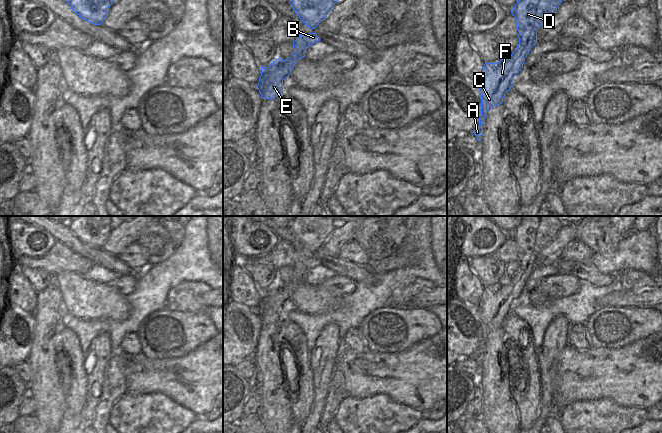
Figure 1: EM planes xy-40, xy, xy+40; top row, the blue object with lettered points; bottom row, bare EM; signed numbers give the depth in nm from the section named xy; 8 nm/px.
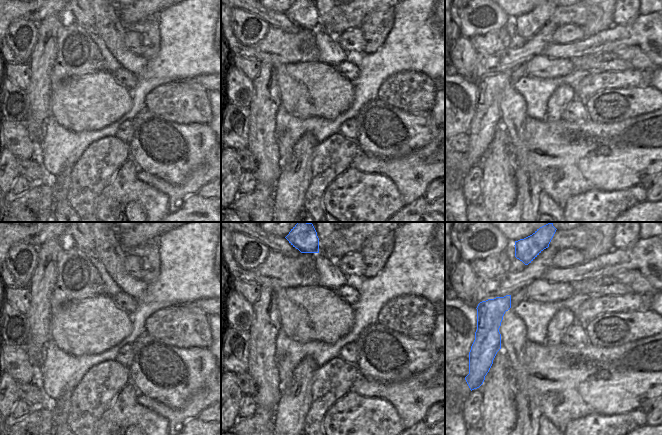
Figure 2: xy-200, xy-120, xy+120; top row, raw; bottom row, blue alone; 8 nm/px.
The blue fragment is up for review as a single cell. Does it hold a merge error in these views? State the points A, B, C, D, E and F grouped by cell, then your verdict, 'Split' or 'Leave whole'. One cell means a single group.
Groups: A B C D E F. Leave whole

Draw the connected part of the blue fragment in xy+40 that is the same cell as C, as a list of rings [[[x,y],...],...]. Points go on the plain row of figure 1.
[[[523,216],[521,222],[517,225],[511,237],[517,246],[517,254],[519,256],[519,268],[515,275],[509,280],[504,281],[496,287],[485,287],[481,300],[479,302],[479,314],[481,316],[481,340],[479,342],[479,350],[472,356],[478,365],[481,364],[483,358],[483,348],[487,340],[487,336],[494,330],[503,327],[505,318],[513,309],[513,302],[521,295],[525,282],[529,278],[531,272],[537,268],[537,254],[553,240],[557,232],[562,226],[562,222],[558,216]]]

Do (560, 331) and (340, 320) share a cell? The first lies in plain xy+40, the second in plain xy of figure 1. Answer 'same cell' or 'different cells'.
different cells

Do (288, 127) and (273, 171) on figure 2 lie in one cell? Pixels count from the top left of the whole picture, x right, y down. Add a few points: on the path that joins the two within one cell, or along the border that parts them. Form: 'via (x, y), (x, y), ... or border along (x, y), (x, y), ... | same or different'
border along (274, 131), (280, 155) | different

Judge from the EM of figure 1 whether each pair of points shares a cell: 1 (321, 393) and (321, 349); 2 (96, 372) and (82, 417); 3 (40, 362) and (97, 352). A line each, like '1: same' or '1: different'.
1: same
2: same
3: different

